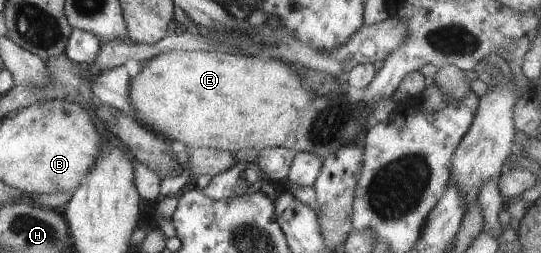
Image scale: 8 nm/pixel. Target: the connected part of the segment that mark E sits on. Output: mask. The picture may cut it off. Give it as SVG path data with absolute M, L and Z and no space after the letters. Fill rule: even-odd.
M173 49L173 51L159 53L158 57L151 57L149 61L142 62L137 75L129 79L129 103L133 105L133 111L137 111L137 119L143 122L147 129L150 129L158 136L165 137L165 139L175 142L178 146L187 147L189 153L195 151L195 149L216 149L237 152L239 149L262 150L265 148L285 147L295 154L299 152L317 153L317 155L324 160L325 157L337 153L341 147L355 143L367 129L372 128L377 123L377 119L371 117L371 111L369 111L369 109L365 109L365 107L361 107L359 103L353 103L353 101L349 99L347 89L348 87L343 87L343 91L337 89L335 93L329 93L329 95L317 95L317 93L309 91L309 89L303 85L301 75L299 75L297 71L293 71L289 65L285 65L285 63L281 63L281 61L274 60L273 58L267 60L216 51L179 51Z

